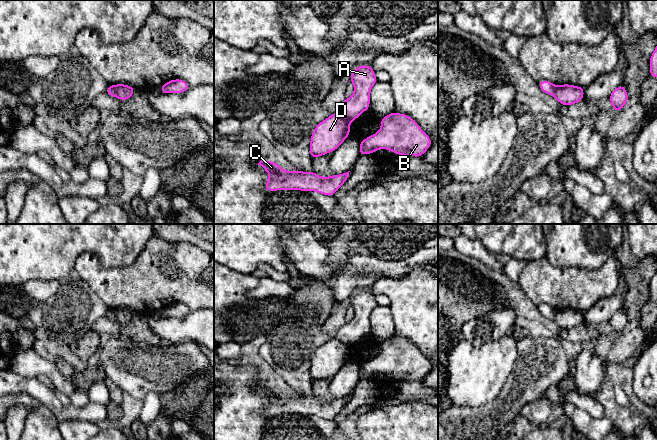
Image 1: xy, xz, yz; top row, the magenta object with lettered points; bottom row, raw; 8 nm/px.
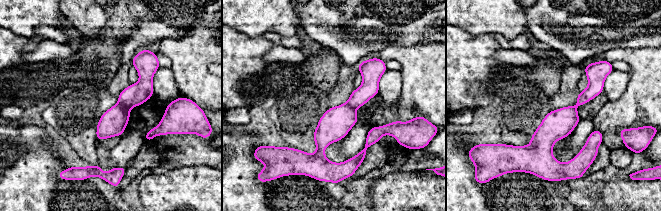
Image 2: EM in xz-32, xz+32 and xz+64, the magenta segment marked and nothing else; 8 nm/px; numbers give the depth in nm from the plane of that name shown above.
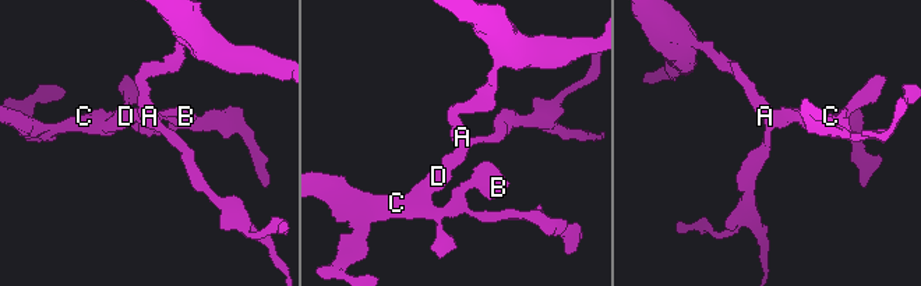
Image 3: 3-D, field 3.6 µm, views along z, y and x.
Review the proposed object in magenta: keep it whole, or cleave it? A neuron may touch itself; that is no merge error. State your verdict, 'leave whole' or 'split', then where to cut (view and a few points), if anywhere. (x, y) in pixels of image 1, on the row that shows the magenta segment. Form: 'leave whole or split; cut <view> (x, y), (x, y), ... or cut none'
split; cut xz (335, 114), (349, 122)

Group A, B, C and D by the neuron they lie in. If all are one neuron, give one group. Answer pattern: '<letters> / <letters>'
A / B C D

